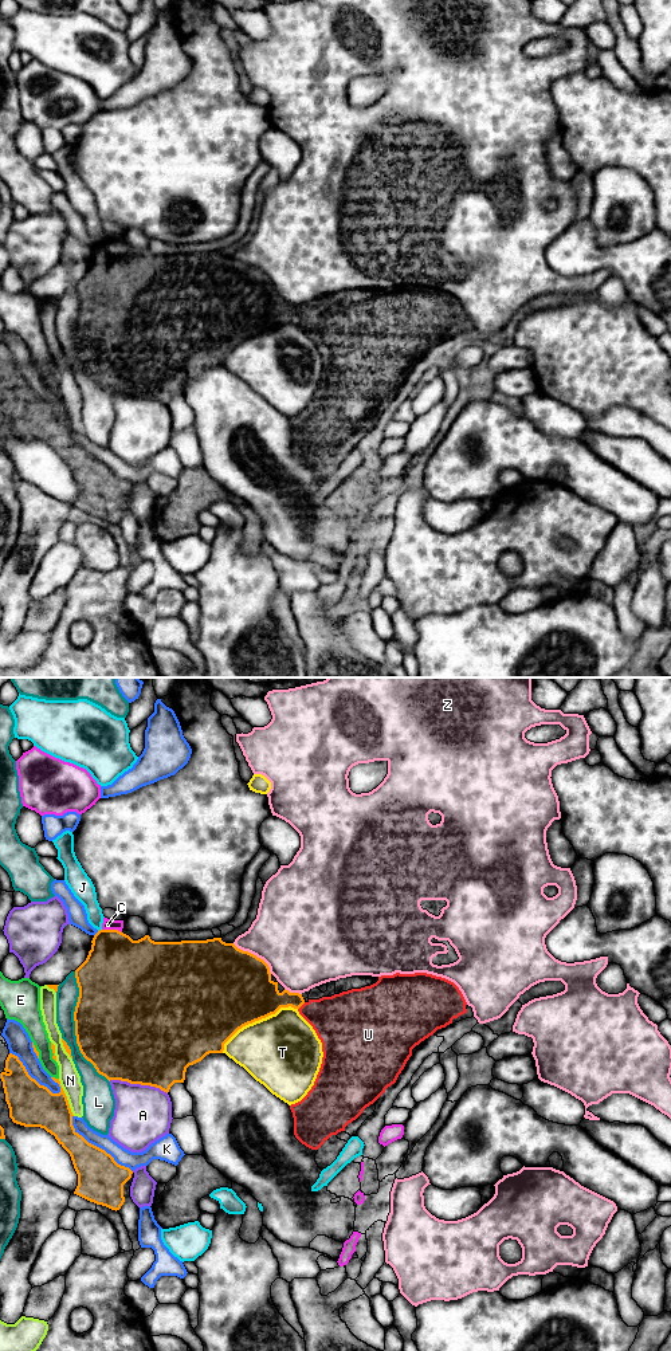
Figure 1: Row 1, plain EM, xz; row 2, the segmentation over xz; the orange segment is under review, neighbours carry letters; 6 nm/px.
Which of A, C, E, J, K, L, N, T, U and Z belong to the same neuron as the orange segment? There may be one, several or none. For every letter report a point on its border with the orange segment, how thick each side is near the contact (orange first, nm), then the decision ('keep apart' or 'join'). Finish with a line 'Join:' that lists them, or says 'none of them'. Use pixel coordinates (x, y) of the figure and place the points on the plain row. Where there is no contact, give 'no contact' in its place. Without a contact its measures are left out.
A: contact xz (138, 396); calibres 500 and 340 nm; keep apart
C: contact xz (112, 243); calibres 400 and 60 nm; keep apart
E: contact xz (54, 391); calibres 260 and 100 nm; keep apart
J: contact xz (99, 243); calibres 380 and 130 nm; keep apart
K: contact xz (95, 459); calibres 280 and 100 nm; keep apart
L: contact xz (75, 341); calibres 500 and 130 nm; keep apart
N: contact xz (66, 411); calibres 260 and 130 nm; keep apart
T: contact xz (256, 333); calibres 480 and 460 nm; keep apart
U: contact xz (301, 318); calibres 220 and 300 nm; join
Z: contact xz (252, 267); calibres 480 and 440 nm; keep apart
Join: U

